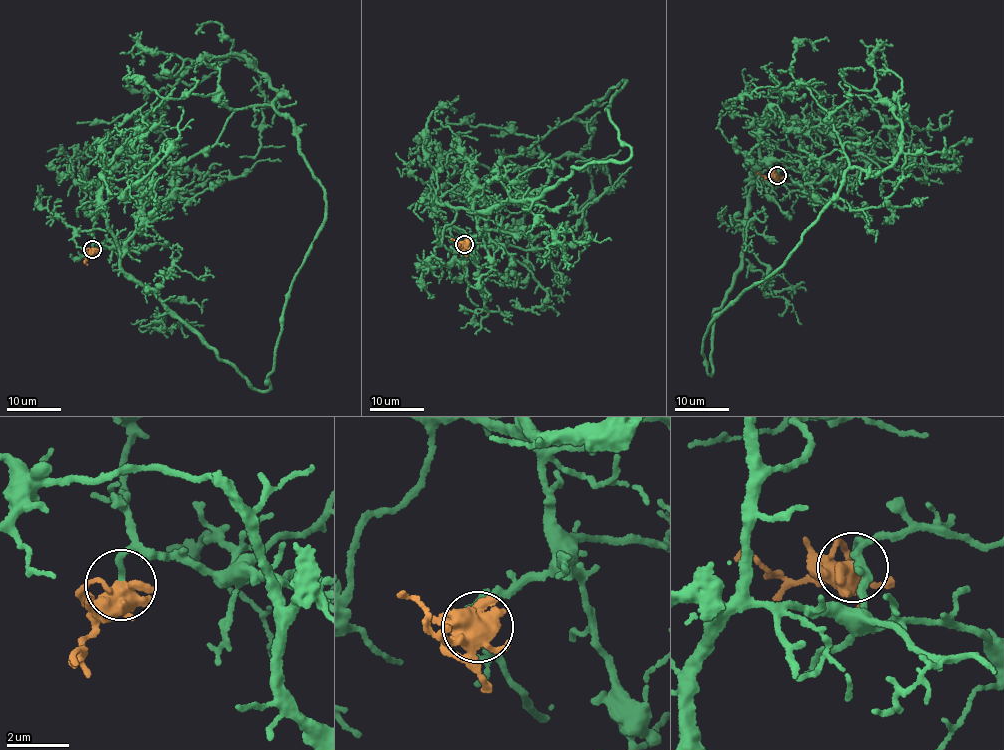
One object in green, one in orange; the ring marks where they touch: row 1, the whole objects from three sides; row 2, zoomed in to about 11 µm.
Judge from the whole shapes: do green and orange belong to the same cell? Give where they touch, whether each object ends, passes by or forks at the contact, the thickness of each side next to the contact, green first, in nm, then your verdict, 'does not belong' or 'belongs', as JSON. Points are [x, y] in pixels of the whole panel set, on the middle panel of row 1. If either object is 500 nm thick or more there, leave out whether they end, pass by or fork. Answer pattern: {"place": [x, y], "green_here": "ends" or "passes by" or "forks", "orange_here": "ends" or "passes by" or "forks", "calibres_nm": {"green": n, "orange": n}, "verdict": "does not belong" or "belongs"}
{"place": [464, 244], "green_here": "ends", "orange_here": "forks", "calibres_nm": {"green": 180, "orange": 440}, "verdict": "belongs"}

